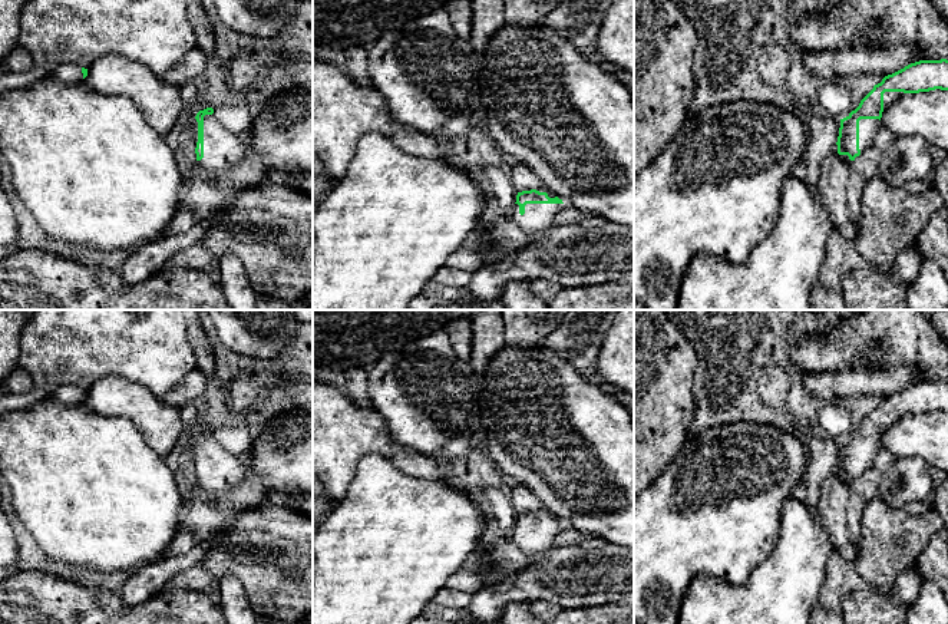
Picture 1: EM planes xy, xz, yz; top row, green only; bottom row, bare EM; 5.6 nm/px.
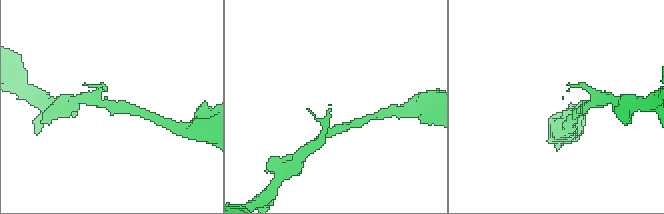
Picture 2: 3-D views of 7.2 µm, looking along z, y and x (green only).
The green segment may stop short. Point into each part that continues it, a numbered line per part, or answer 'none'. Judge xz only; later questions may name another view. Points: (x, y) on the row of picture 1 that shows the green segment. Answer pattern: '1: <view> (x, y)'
1: xz (538, 218)

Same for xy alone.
1: xy (223, 149)

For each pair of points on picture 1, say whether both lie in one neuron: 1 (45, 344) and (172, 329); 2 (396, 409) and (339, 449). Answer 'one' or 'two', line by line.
1: one
2: two

